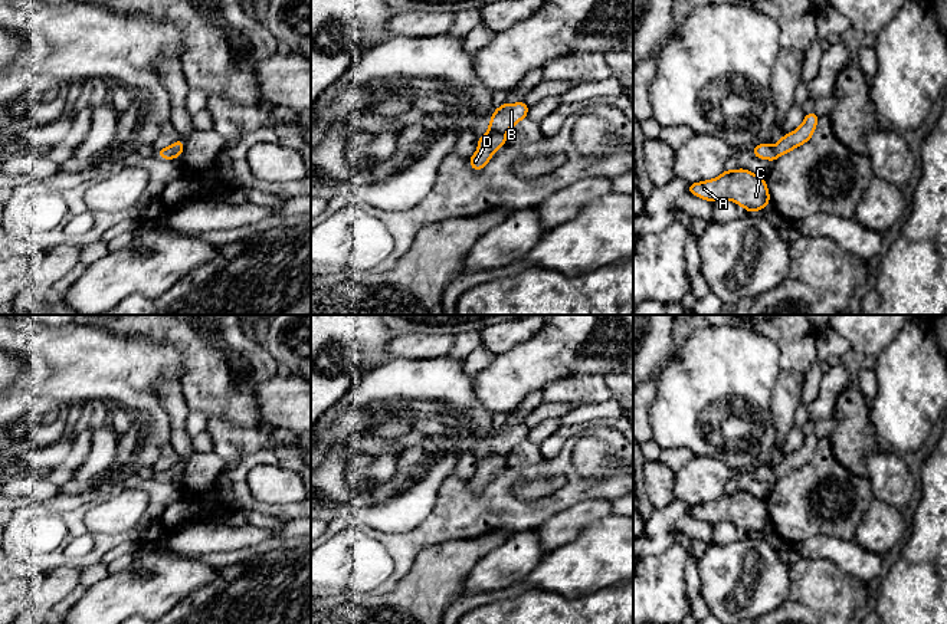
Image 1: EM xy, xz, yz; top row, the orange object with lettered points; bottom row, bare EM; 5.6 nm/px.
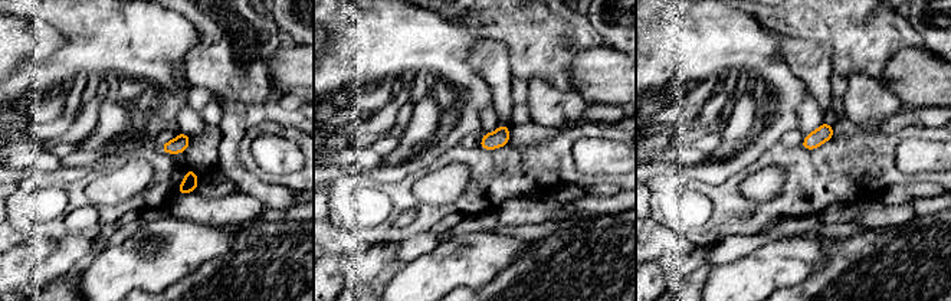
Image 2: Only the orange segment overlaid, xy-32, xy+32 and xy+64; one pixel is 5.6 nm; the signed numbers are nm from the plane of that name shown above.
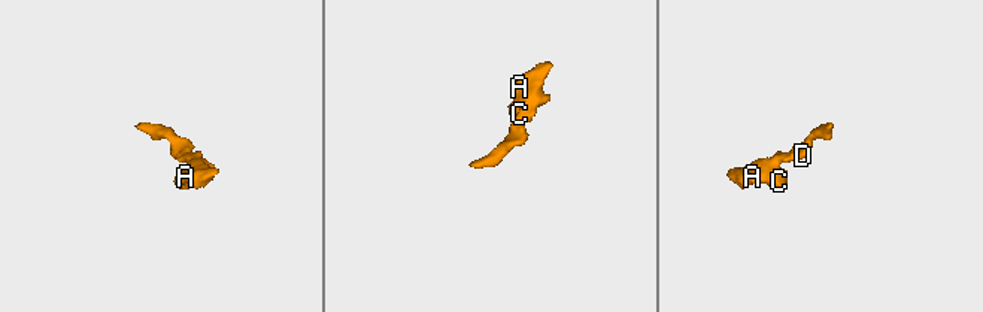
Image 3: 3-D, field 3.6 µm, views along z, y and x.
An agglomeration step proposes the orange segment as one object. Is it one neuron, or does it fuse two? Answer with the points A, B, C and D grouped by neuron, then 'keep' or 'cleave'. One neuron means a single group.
groups A B C D; keep

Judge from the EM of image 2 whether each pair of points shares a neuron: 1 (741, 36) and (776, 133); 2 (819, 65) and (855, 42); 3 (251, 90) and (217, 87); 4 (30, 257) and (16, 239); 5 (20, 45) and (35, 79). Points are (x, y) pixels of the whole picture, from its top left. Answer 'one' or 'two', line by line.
1: one
2: two
3: one
4: two
5: two

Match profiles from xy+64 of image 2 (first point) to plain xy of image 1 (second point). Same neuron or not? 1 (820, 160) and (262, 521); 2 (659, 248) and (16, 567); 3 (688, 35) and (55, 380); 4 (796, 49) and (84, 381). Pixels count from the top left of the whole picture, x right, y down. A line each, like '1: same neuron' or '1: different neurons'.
1: different neurons
2: same neuron
3: same neuron
4: different neurons

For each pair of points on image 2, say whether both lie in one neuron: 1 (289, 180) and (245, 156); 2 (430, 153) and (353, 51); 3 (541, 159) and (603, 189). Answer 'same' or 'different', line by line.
1: same
2: same
3: different

